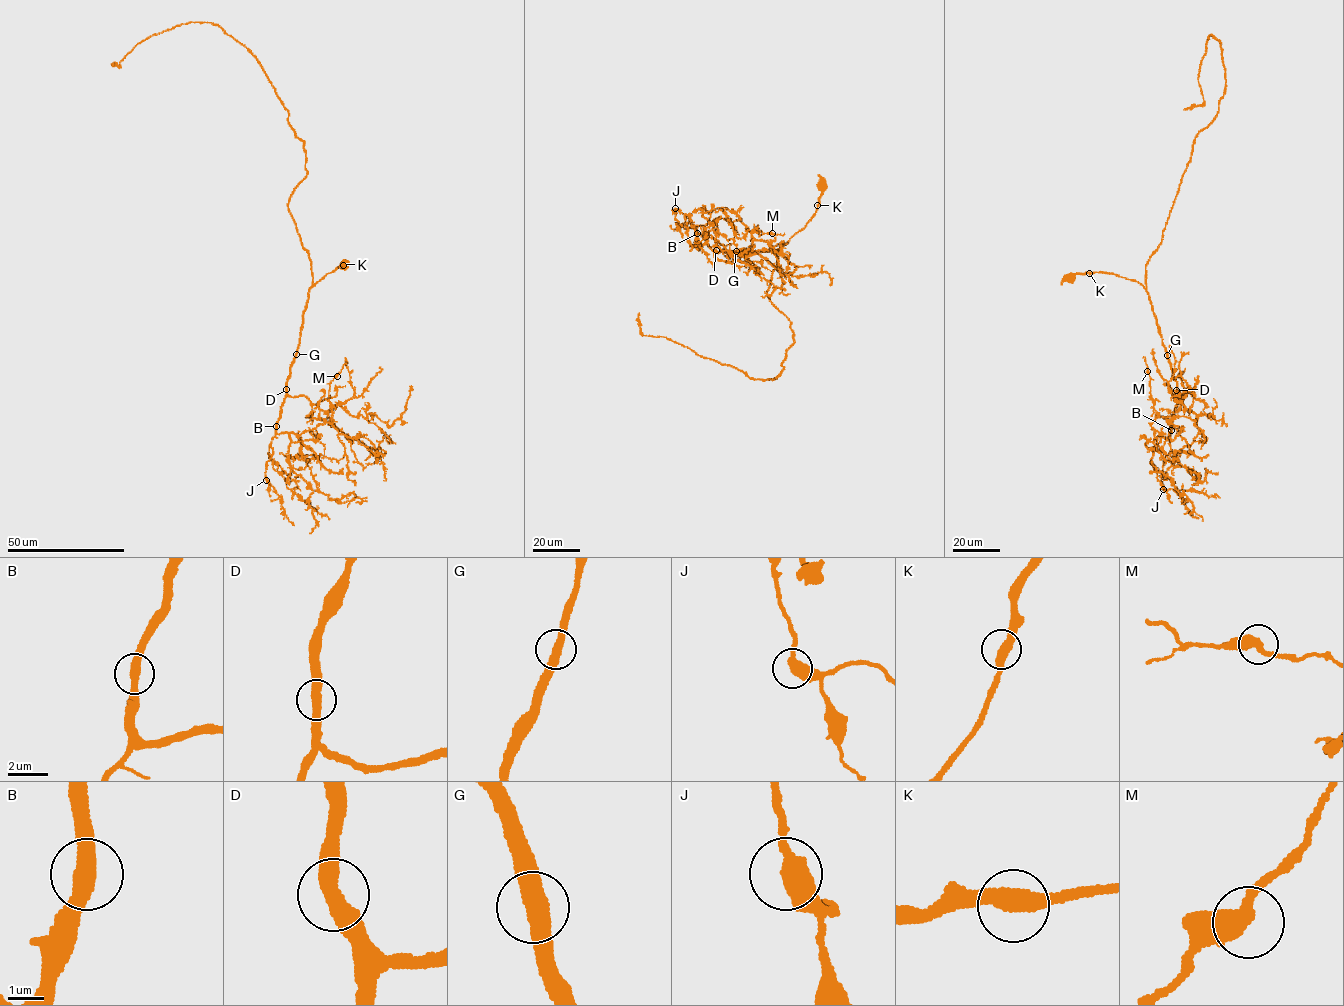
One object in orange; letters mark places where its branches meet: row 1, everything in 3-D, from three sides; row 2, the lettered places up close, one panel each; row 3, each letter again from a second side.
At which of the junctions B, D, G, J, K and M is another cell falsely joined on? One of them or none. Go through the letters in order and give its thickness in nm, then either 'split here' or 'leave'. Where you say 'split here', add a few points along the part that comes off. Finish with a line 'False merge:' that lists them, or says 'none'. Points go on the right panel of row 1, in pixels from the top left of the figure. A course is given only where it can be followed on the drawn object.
B: 400 nm thick; leave
D: 440 nm thick; leave
G: 400 nm thick; leave
J: 440 nm thick; leave
K: 400 nm thick; leave
M: 440 nm thick; leave
False merge: none

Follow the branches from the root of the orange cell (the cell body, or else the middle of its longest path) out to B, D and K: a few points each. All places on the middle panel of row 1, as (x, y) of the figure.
B: (822, 184), (815, 214), (778, 248), (767, 252), (718, 252), (697, 233)
D: (822, 184), (815, 214), (781, 247), (767, 252), (716, 250)
K: (822, 184), (817, 205)

